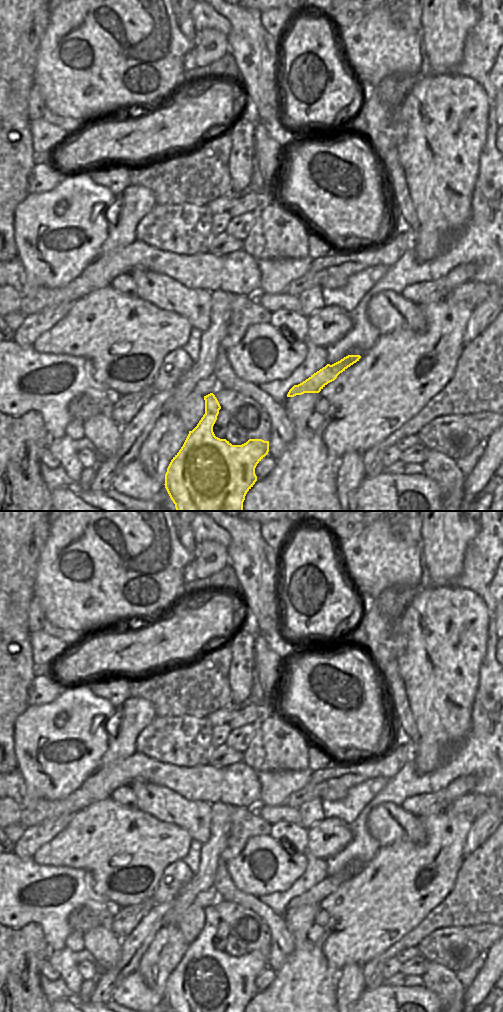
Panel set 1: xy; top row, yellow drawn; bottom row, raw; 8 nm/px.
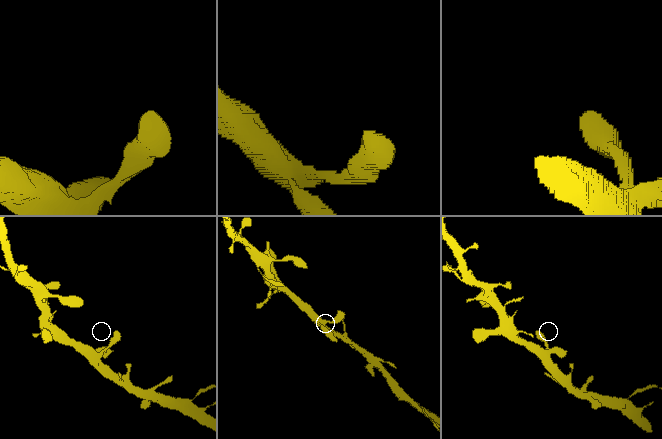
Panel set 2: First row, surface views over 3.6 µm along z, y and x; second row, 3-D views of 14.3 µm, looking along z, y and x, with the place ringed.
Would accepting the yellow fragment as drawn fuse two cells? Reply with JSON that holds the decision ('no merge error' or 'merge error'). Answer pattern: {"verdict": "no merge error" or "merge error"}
{"verdict": "no merge error"}

